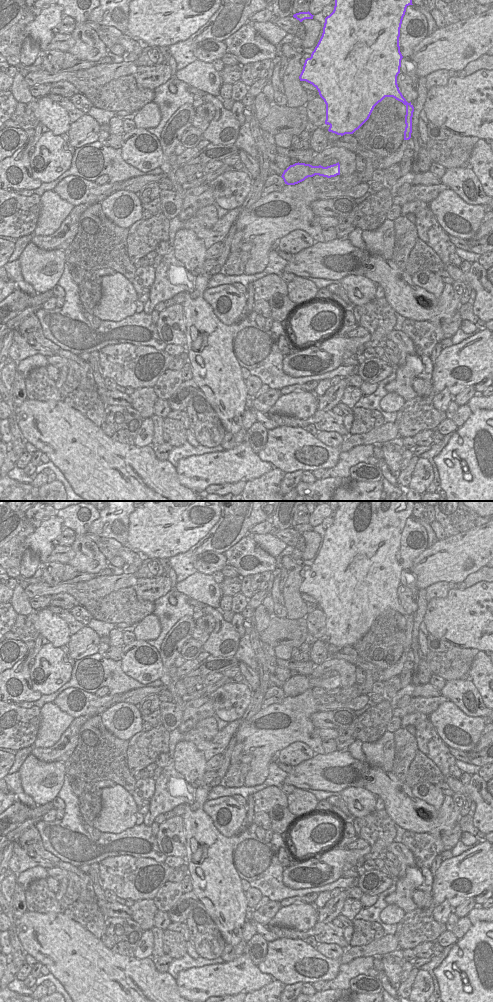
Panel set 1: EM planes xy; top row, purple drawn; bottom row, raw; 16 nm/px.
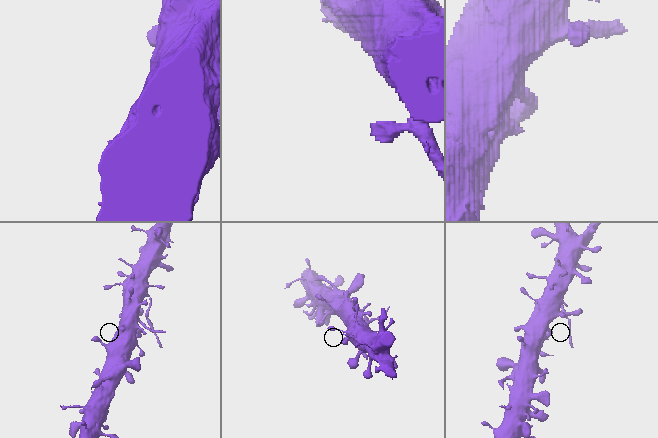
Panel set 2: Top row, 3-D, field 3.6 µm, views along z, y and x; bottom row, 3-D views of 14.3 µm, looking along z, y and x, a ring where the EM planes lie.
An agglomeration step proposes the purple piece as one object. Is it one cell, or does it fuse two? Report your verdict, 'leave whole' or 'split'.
split

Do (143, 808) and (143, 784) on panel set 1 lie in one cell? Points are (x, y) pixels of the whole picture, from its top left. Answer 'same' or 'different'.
same

